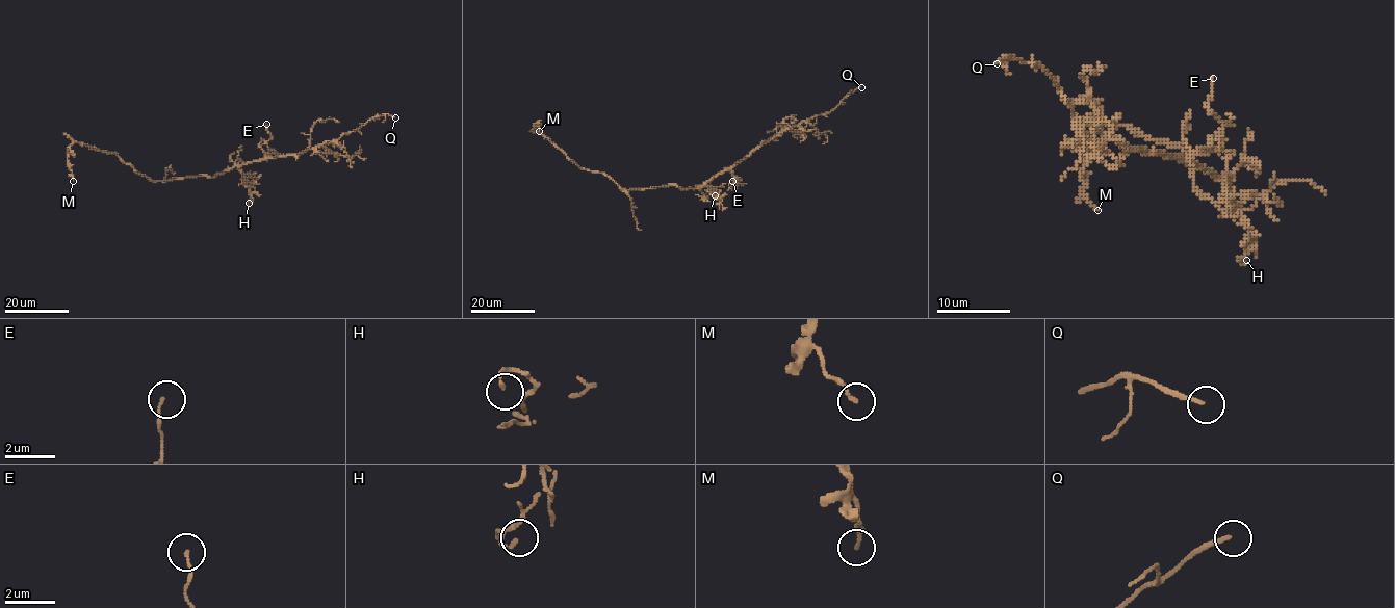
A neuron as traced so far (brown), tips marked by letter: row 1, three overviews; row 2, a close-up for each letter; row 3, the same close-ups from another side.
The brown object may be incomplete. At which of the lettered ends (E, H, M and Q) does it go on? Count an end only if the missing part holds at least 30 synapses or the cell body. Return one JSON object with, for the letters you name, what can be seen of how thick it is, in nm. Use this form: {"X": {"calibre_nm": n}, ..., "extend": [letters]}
{"Q": {"calibre_nm": 160}, "extend": ["Q"]}

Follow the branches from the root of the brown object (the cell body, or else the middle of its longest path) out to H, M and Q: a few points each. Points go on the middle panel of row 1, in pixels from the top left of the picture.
H: (686, 189), (706, 186), (717, 199), (719, 194), (715, 195)
M: (686, 189), (666, 185), (622, 189), (603, 174), (578, 167), (534, 128), (534, 125), (539, 126), (539, 131)
Q: (686, 189), (700, 189), (791, 127), (829, 112), (861, 87)

